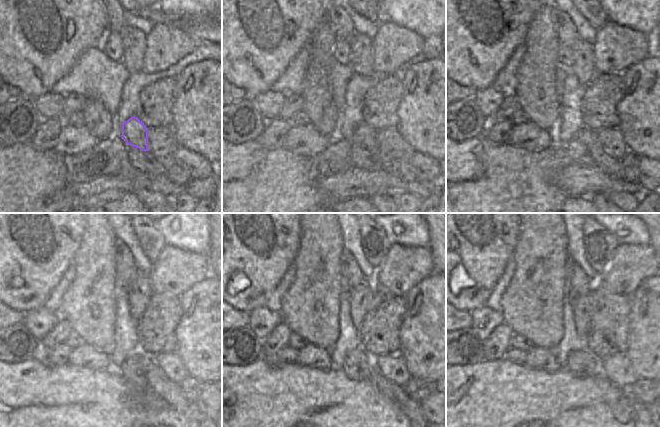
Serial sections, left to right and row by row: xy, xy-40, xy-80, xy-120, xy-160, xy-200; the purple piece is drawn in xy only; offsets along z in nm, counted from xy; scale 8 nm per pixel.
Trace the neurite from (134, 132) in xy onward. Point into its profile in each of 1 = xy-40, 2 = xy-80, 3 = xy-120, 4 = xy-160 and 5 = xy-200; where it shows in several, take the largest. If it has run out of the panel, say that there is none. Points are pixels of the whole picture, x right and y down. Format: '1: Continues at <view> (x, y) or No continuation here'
1: Continues at xy-40 (364, 135)
2: Continues at xy-80 (612, 166)
3: Continues at xy-120 (158, 383)
4: Continues at xy-160 (413, 409)
5: Continues at xy-200 (643, 416).

